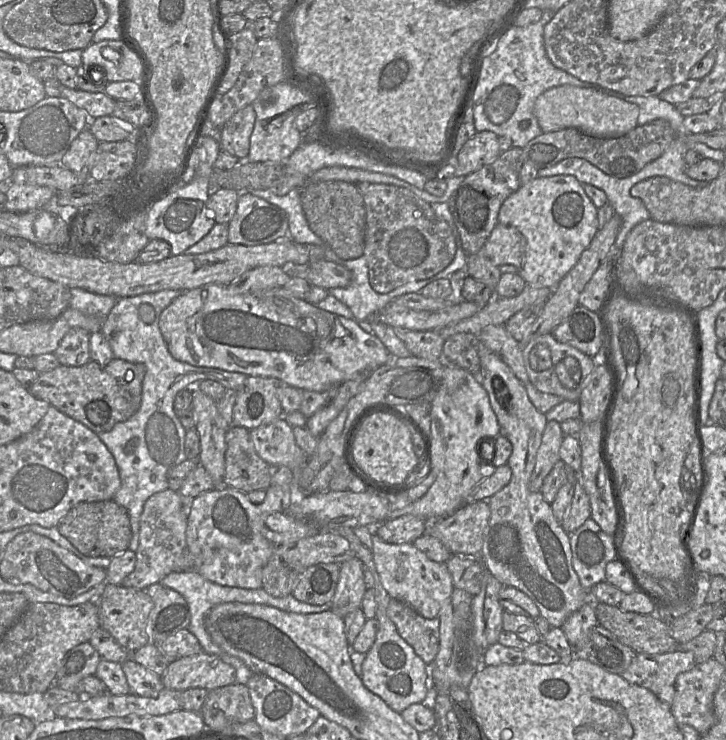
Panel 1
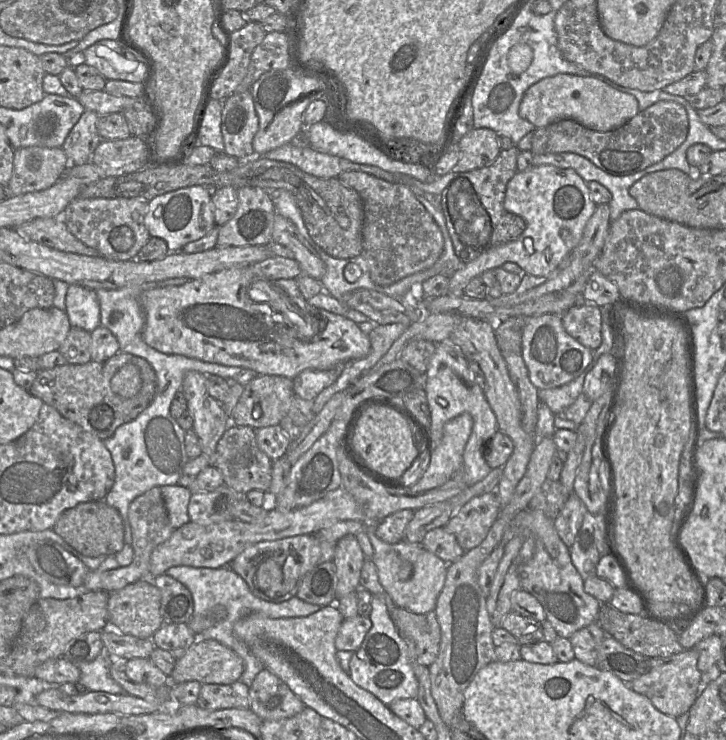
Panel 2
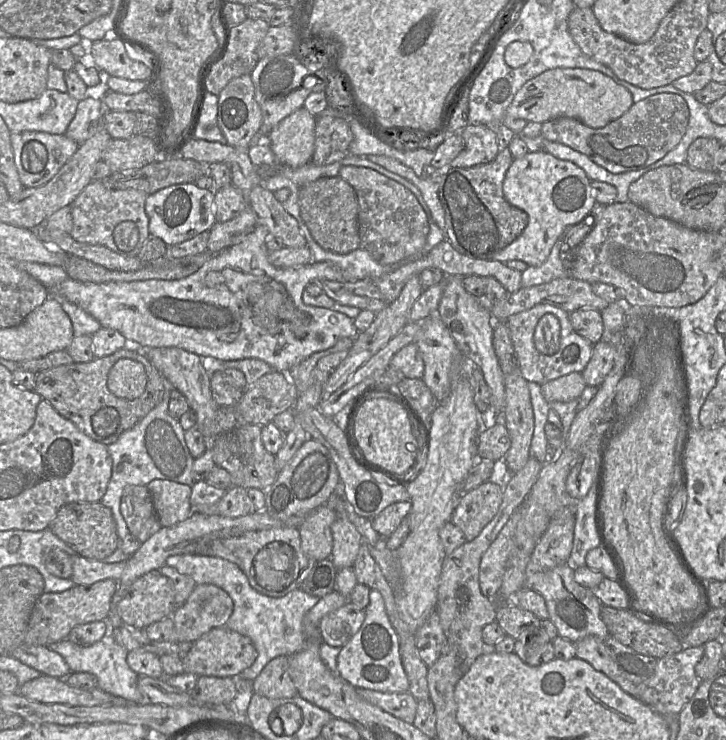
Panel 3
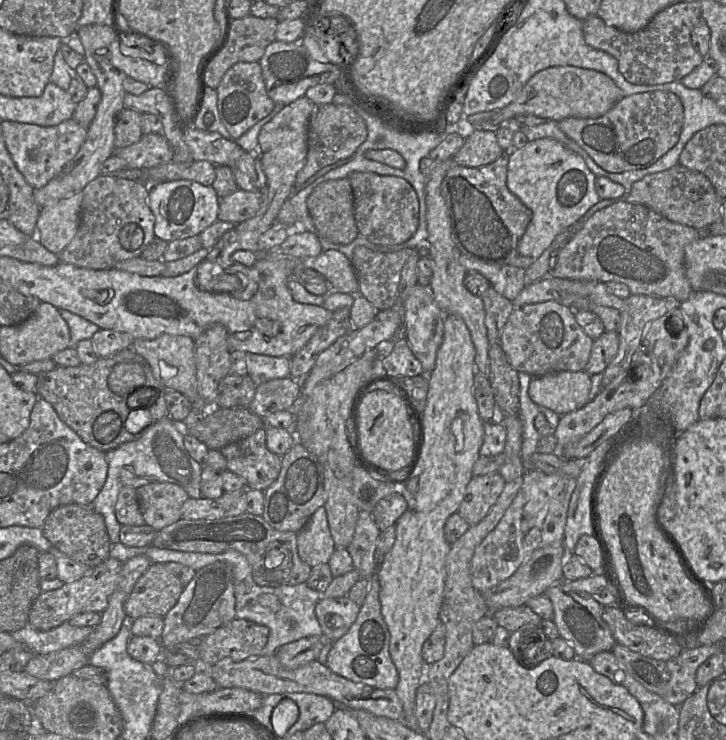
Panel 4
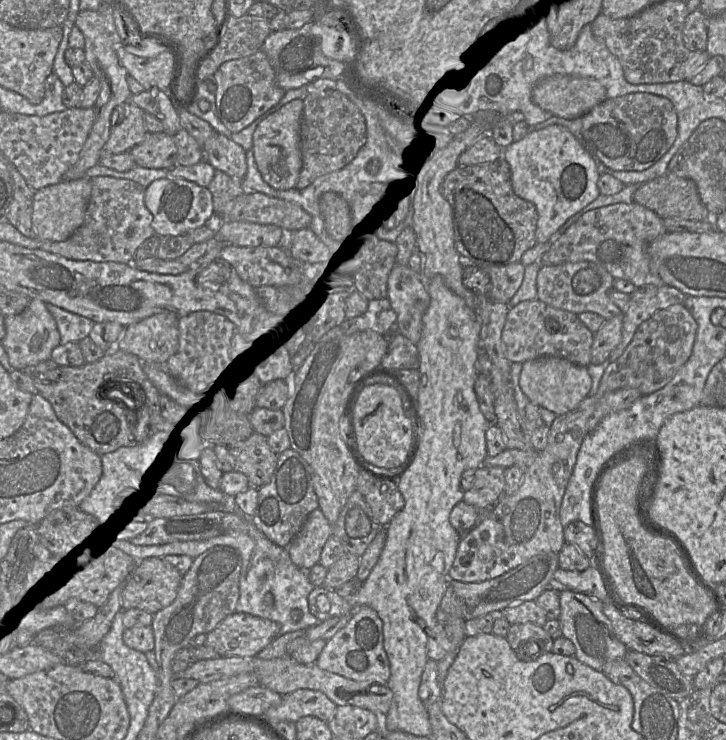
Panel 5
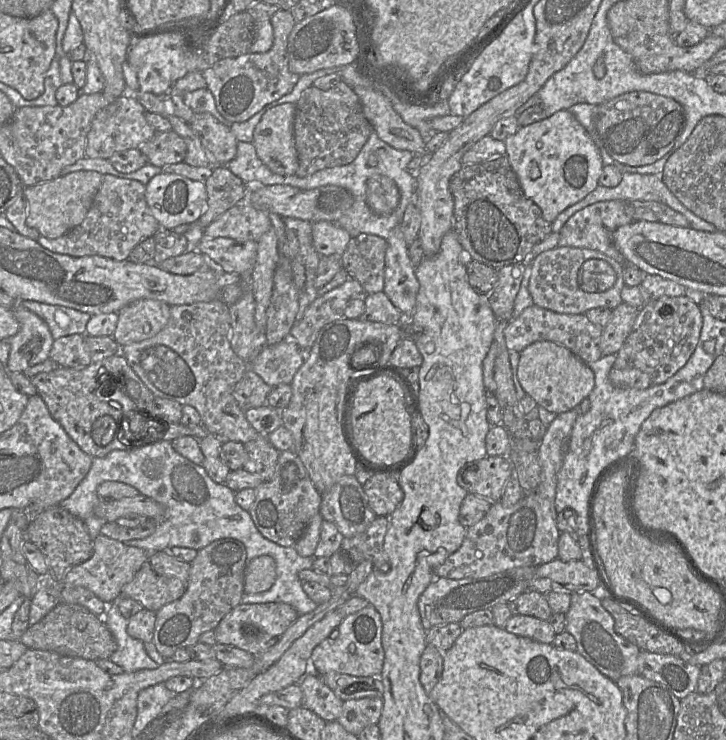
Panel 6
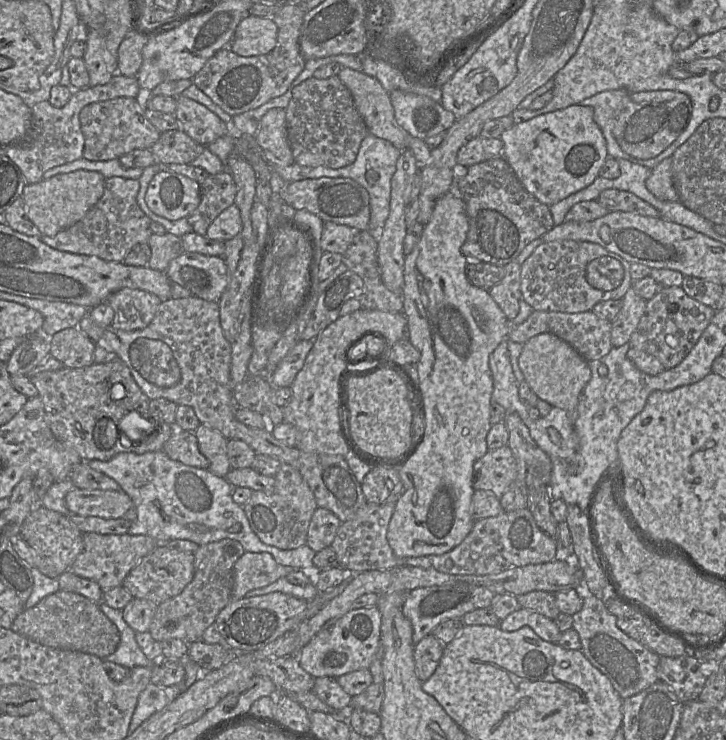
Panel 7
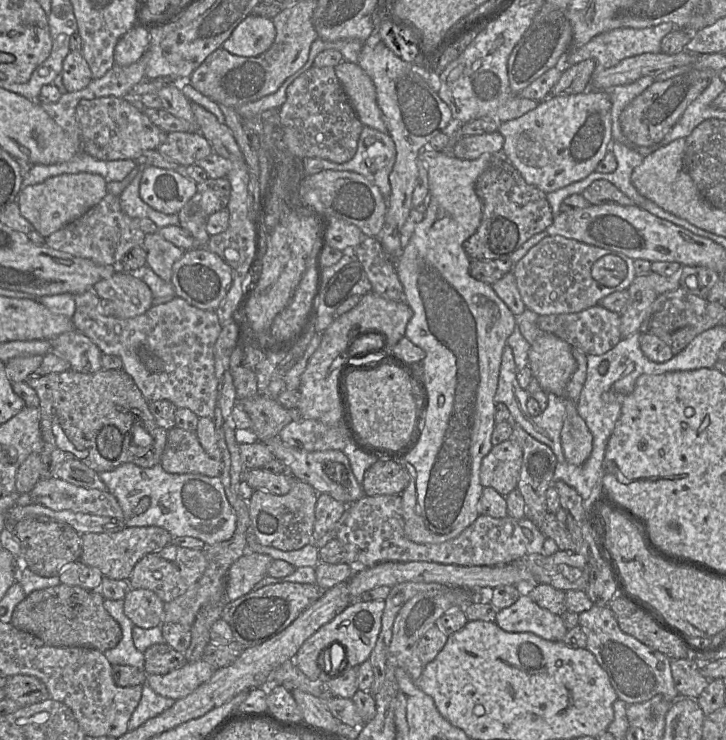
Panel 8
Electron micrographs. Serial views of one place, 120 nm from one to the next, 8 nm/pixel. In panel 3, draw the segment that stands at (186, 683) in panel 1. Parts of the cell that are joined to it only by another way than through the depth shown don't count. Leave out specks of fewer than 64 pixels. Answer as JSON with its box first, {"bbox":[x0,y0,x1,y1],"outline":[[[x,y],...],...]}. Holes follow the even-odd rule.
{"bbox":[182,626,257,678],"outline":[[[225,626],[214,628],[192,643],[191,649],[182,659],[184,673],[196,676],[239,678],[240,674],[252,666],[257,658],[257,650],[251,640]]]}

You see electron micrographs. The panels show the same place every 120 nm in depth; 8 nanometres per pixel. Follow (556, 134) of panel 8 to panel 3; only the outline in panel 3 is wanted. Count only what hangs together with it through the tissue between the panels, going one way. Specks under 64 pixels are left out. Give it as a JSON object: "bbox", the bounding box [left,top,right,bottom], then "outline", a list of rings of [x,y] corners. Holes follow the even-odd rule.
{"bbox":[491,151,596,266],"outline":[[[544,151],[528,152],[523,157],[514,159],[503,181],[503,194],[507,202],[528,215],[528,224],[511,244],[495,253],[491,260],[503,263],[509,260],[521,260],[529,266],[541,266],[562,233],[569,226],[581,222],[596,205],[590,183],[583,169],[571,161],[558,159]]]}

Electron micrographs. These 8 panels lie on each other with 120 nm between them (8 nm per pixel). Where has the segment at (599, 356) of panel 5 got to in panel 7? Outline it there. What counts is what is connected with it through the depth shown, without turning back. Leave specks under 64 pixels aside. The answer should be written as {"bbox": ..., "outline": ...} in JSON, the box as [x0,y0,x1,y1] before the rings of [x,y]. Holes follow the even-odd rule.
{"bbox":[611,287,646,347],"outline":[[[632,287],[628,289],[622,298],[622,308],[612,321],[611,344],[613,347],[622,346],[630,340],[644,314],[646,302]]]}

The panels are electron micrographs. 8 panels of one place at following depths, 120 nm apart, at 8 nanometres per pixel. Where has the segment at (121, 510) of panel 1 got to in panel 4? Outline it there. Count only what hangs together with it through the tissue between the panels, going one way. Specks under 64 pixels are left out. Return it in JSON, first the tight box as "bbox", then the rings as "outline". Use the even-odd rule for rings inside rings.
{"bbox":[41,504,111,567],"outline":[[[78,504],[59,506],[49,514],[41,529],[54,549],[76,562],[95,567],[109,557],[111,542],[104,519],[91,506]]]}

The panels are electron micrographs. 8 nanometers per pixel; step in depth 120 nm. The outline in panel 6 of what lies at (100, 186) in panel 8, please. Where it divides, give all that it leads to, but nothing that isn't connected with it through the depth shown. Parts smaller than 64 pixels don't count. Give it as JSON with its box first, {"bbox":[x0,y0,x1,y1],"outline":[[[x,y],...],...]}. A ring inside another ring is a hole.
{"bbox":[24,171,103,239],"outline":[[[77,171],[25,187],[24,194],[28,201],[27,225],[48,239],[59,238],[80,225],[101,187],[103,175],[97,171]]]}

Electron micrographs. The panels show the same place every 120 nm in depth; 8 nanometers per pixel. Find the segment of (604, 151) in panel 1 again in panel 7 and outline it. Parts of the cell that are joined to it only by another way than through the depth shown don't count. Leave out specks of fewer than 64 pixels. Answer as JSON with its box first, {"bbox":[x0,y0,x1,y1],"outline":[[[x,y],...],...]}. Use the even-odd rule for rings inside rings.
{"bbox":[613,90,692,159],"outline":[[[673,90],[630,93],[613,117],[613,136],[620,148],[638,159],[654,158],[670,146],[687,127],[692,113],[688,95]]]}

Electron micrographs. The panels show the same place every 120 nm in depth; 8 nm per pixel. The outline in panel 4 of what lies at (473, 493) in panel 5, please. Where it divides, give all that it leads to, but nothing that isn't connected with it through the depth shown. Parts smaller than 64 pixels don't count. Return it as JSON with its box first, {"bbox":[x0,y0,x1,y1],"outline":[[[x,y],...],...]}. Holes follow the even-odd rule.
{"bbox":[457,472,505,526],"outline":[[[499,472],[473,476],[457,512],[469,526],[476,525],[495,504],[505,483]]]}

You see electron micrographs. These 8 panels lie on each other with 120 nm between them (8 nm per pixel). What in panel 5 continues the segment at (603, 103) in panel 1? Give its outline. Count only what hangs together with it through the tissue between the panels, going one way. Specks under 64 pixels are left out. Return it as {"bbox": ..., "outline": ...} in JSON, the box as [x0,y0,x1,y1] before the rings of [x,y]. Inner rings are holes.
{"bbox":[531,74,607,119],"outline":[[[554,74],[535,84],[531,99],[552,116],[575,119],[605,101],[607,95],[596,79]]]}

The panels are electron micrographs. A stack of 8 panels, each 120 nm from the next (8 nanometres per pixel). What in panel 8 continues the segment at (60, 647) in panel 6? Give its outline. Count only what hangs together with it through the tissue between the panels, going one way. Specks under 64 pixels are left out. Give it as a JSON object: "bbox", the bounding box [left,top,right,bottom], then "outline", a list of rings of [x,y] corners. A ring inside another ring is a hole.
{"bbox":[11,584,121,652],"outline":[[[58,584],[27,595],[14,609],[11,624],[56,647],[85,647],[105,652],[117,646],[121,627],[104,607],[105,598],[98,590]]]}

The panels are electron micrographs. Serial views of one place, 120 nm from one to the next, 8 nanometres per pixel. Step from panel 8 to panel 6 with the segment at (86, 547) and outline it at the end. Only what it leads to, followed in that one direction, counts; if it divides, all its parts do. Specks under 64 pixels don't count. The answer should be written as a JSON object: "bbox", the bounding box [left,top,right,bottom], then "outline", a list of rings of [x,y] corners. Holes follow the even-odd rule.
{"bbox":[57,534,150,604],"outline":[[[100,534],[93,539],[92,556],[69,569],[61,579],[57,580],[59,580],[60,585],[83,586],[106,604],[112,604],[122,596],[123,588],[141,569],[150,553],[144,549],[129,546],[125,542]]]}

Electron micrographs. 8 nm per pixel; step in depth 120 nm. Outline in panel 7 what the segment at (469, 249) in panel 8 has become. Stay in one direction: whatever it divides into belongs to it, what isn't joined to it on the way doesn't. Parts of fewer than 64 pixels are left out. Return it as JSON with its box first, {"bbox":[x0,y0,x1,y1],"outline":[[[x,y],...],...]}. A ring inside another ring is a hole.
{"bbox":[458,156,554,266],"outline":[[[503,156],[470,167],[458,167],[458,193],[465,204],[469,223],[466,240],[461,247],[468,261],[482,261],[505,266],[515,261],[526,245],[554,226],[549,207],[527,192]]]}

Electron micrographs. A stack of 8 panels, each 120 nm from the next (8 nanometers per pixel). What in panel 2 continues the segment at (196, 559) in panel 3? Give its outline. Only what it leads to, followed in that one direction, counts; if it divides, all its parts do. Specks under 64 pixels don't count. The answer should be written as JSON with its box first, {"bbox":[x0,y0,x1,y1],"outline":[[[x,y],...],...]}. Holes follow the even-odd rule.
{"bbox":[164,566,320,687],"outline":[[[174,566],[169,568],[164,574],[171,576],[185,585],[192,595],[194,602],[193,615],[201,615],[215,606],[223,606],[226,609],[226,616],[216,625],[205,630],[198,639],[211,639],[218,641],[222,645],[232,649],[244,661],[244,671],[240,677],[248,687],[251,686],[256,675],[264,668],[263,664],[252,654],[250,649],[234,635],[234,625],[241,618],[251,613],[259,613],[269,618],[292,618],[306,617],[319,611],[320,605],[310,604],[299,599],[296,595],[281,603],[271,603],[262,600],[252,594],[247,583],[236,572],[228,566],[220,568],[202,568],[191,566]]]}

